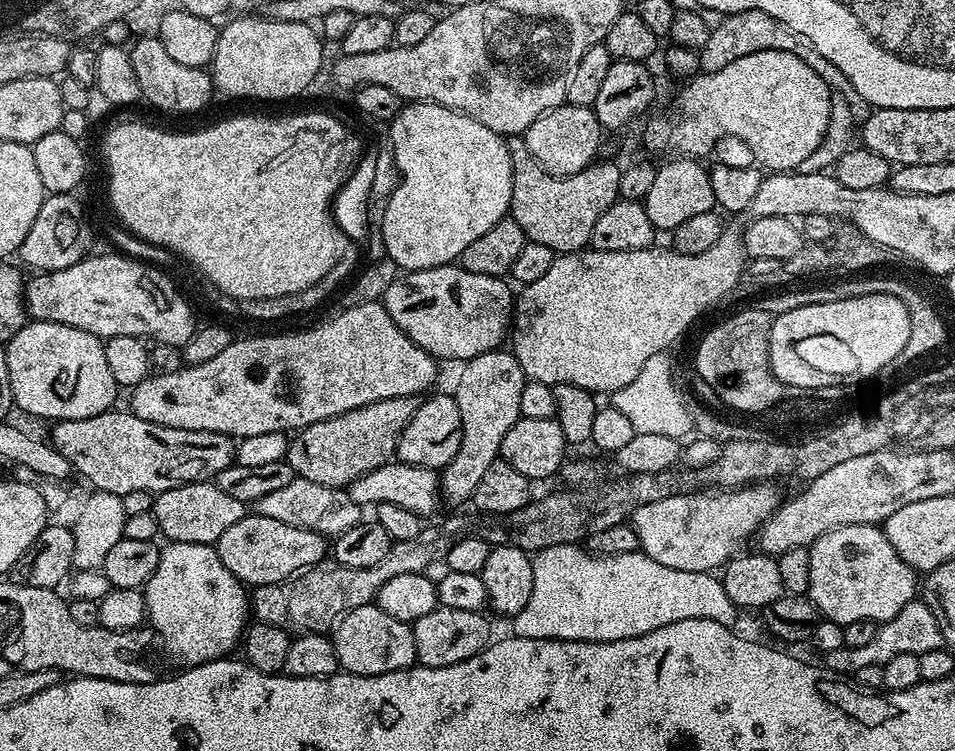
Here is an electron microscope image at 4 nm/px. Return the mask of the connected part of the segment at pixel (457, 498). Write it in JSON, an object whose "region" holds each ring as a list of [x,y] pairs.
{"region":[[[508,350],[483,352],[463,361],[461,368],[464,369],[456,380],[454,395],[458,402],[458,414],[462,414],[462,446],[458,446],[458,454],[454,454],[454,458],[450,458],[450,462],[439,473],[443,499],[452,504],[460,504],[463,500],[471,501],[472,491],[478,486],[478,478],[482,478],[482,474],[490,470],[494,461],[500,459],[500,447],[502,438],[506,438],[506,430],[510,430],[514,422],[522,419],[522,386],[526,379],[522,366],[518,366],[518,358]]]}

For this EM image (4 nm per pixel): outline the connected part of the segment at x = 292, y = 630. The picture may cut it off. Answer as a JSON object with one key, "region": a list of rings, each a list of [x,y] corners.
{"region":[[[671,471],[659,472],[658,474],[634,474],[633,476],[620,474],[617,475],[617,480],[608,480],[605,482],[605,484],[600,482],[595,486],[585,486],[575,490],[564,490],[568,492],[552,492],[549,494],[549,496],[542,497],[541,500],[539,500],[539,498],[533,498],[529,500],[526,506],[522,506],[522,510],[514,510],[510,514],[494,514],[493,516],[483,516],[480,514],[475,514],[476,516],[448,516],[444,521],[441,522],[441,524],[432,524],[429,526],[429,528],[428,525],[421,527],[418,538],[410,538],[410,542],[393,543],[390,554],[386,554],[386,558],[382,558],[381,561],[376,563],[374,566],[362,566],[361,568],[358,566],[342,566],[334,558],[325,558],[319,560],[319,562],[316,563],[313,568],[305,568],[303,572],[293,576],[291,580],[283,580],[282,582],[274,582],[273,584],[255,585],[255,587],[253,587],[250,592],[250,612],[251,615],[255,617],[257,621],[259,621],[259,623],[269,624],[270,626],[278,626],[283,632],[289,634],[307,634],[310,632],[324,634],[327,633],[329,629],[331,629],[333,625],[337,623],[337,621],[339,621],[341,616],[345,616],[345,614],[350,610],[358,610],[358,606],[366,606],[367,604],[373,603],[373,601],[375,601],[376,595],[378,594],[378,590],[382,590],[382,586],[386,586],[386,582],[390,578],[398,578],[398,574],[414,574],[415,572],[424,572],[425,570],[428,570],[428,567],[430,567],[431,564],[436,564],[439,562],[439,560],[440,563],[447,561],[448,555],[450,554],[450,546],[454,546],[454,542],[456,540],[460,540],[463,536],[480,536],[490,546],[495,546],[498,544],[501,544],[502,546],[510,546],[513,544],[514,546],[518,546],[522,551],[529,554],[540,552],[546,547],[558,546],[560,543],[579,545],[581,542],[587,541],[589,536],[598,534],[610,526],[618,526],[619,524],[625,523],[625,521],[631,517],[632,512],[634,510],[638,510],[638,506],[646,506],[646,502],[658,502],[662,498],[673,495],[674,487],[672,488],[672,475],[673,473]]]}

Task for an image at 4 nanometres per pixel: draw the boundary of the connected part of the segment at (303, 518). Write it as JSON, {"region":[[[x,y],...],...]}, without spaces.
{"region":[[[293,475],[287,486],[281,486],[271,494],[262,494],[254,505],[255,515],[274,518],[278,522],[286,522],[286,526],[298,526],[302,530],[314,530],[325,538],[341,536],[350,526],[360,523],[362,508],[348,496],[343,488],[322,486],[318,482],[310,482],[310,478]]]}

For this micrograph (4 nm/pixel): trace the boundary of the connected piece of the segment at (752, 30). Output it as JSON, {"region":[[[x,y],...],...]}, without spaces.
{"region":[[[746,10],[725,15],[722,26],[713,28],[710,38],[706,38],[706,46],[702,46],[698,50],[700,66],[705,72],[722,70],[722,66],[735,62],[738,58],[746,58],[746,54],[754,54],[762,50],[782,50],[804,57],[831,89],[839,88],[845,83],[842,70],[838,70],[838,66],[834,66],[834,62],[830,62],[830,58],[818,54],[818,50],[812,45],[810,38],[798,34],[798,30],[786,26],[786,22],[778,22],[773,16],[762,10]]]}

